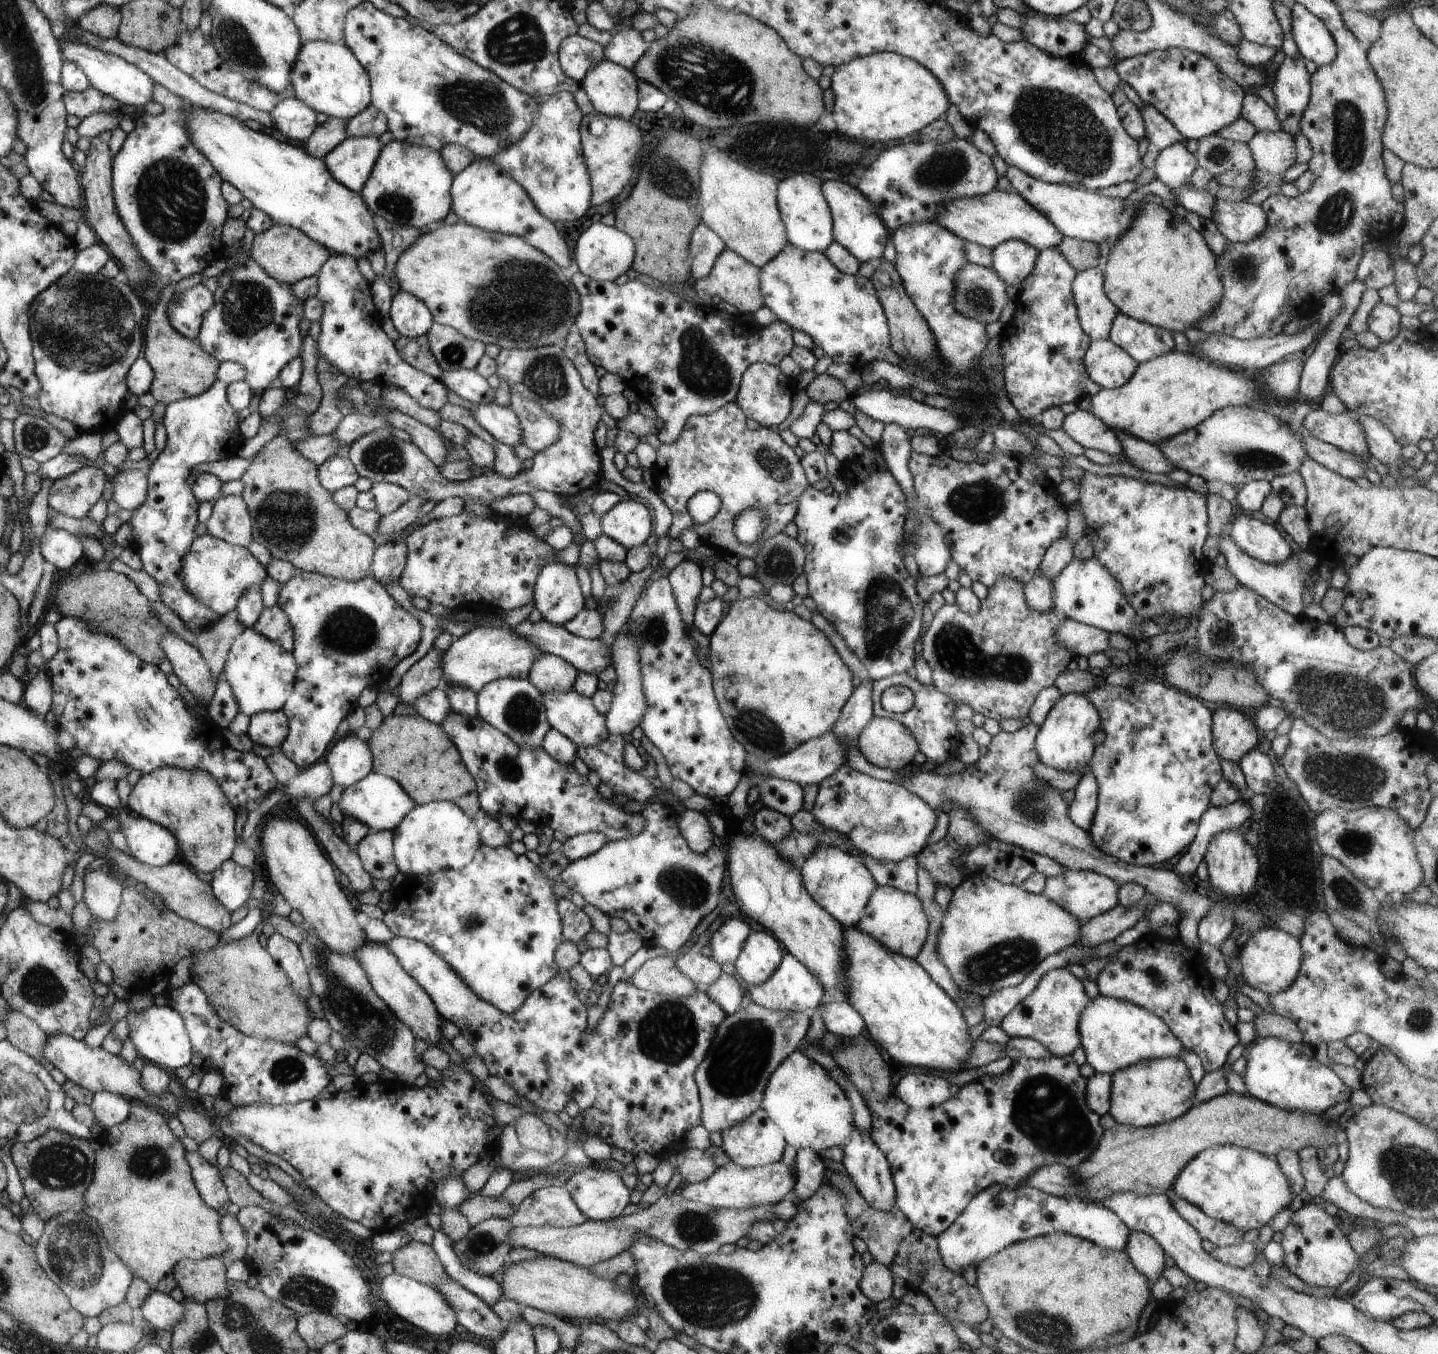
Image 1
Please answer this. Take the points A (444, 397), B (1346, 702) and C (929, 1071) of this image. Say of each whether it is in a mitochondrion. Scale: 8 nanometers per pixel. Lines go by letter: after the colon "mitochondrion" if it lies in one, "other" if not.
A: other
B: mitochondrion
C: other

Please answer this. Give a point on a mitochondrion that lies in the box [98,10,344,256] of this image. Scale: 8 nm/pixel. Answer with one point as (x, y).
(171, 196)

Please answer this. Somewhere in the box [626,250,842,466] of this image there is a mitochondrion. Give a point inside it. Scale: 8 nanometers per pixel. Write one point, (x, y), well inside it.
(704, 372)

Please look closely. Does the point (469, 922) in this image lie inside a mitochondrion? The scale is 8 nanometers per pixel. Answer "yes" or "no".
yes

